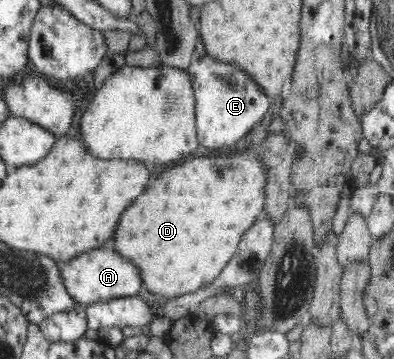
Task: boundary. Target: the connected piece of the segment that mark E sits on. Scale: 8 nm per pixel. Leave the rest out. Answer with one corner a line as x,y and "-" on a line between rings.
206,56
191,62
187,71
195,88
195,113
198,144
209,150
229,148
247,135
263,120
269,110
268,97
242,68

